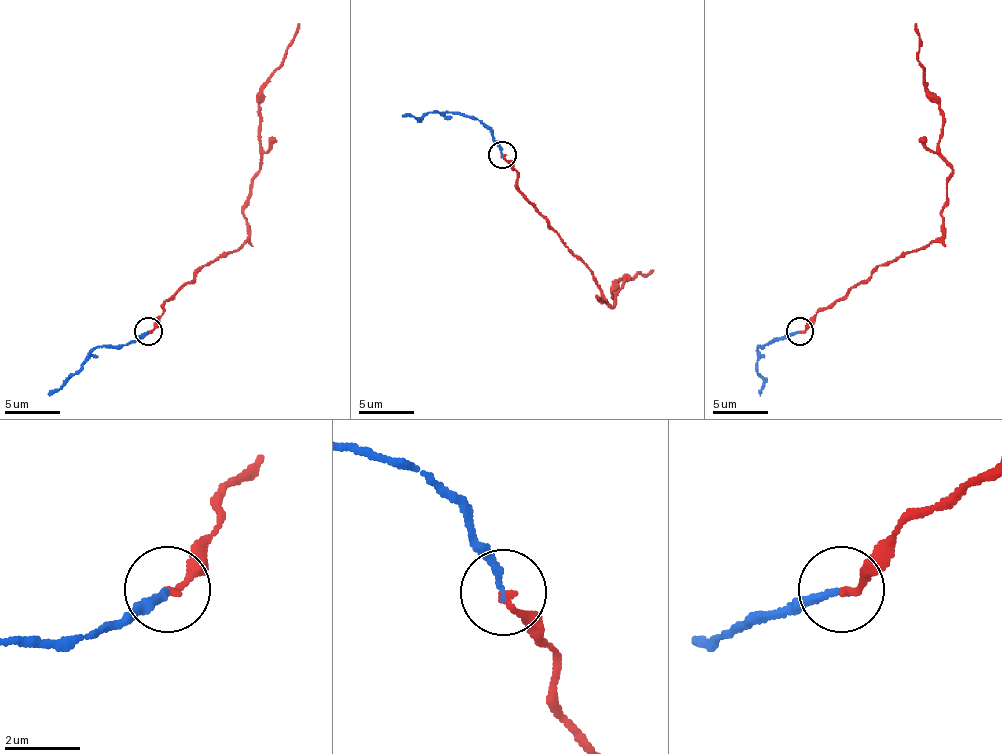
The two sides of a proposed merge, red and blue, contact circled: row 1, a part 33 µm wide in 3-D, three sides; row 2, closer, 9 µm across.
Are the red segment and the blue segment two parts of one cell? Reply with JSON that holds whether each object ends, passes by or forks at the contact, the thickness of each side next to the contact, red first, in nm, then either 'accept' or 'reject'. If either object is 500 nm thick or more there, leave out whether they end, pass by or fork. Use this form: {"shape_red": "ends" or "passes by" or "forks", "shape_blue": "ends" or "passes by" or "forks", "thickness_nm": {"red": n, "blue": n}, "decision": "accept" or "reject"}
{"shape_red": "ends", "shape_blue": "ends", "thickness_nm": {"red": 180, "blue": 180}, "decision": "accept"}

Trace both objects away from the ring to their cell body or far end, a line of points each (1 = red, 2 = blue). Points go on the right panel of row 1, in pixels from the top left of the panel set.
1: (799, 330), (881, 264), (942, 234), (953, 171), (939, 152), (939, 100), (917, 59), (914, 23)
2: (799, 330), (785, 333), (758, 347), (758, 371), (763, 380), (760, 393)

